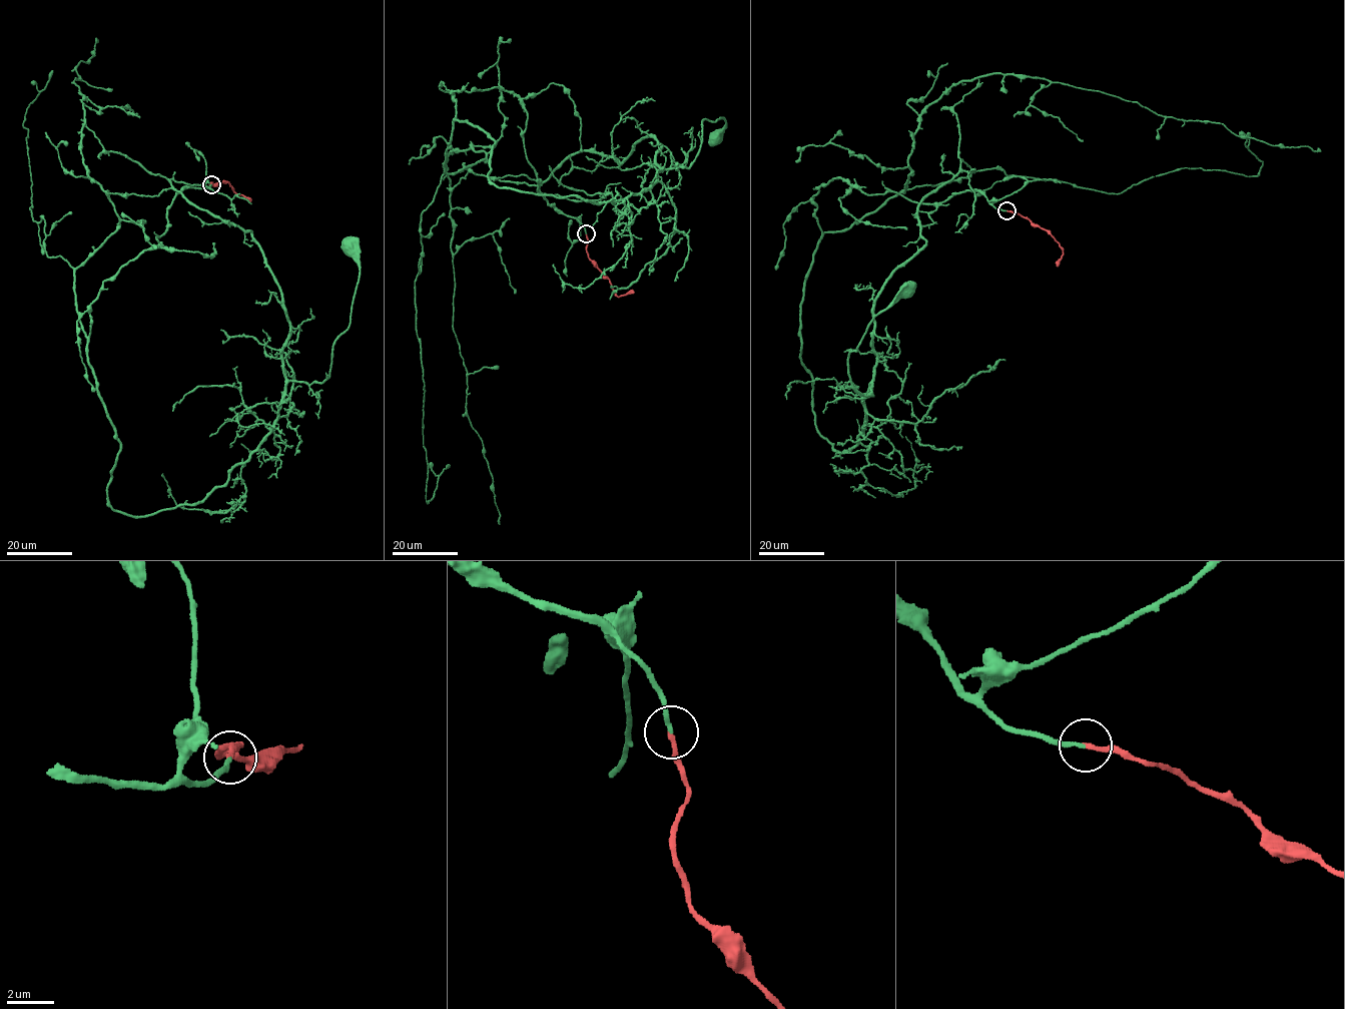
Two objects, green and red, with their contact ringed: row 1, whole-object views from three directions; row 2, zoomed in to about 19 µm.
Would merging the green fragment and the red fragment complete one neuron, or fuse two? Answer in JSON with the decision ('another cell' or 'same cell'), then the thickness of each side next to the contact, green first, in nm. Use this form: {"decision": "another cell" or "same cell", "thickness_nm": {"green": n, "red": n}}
{"decision": "same cell", "thickness_nm": {"green": 170, "red": 170}}

